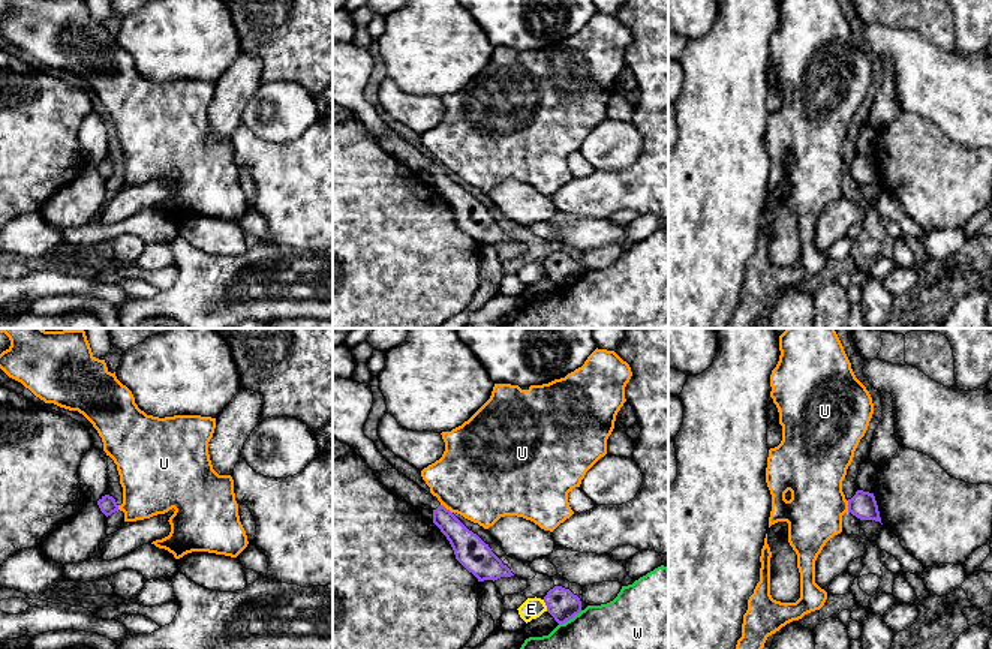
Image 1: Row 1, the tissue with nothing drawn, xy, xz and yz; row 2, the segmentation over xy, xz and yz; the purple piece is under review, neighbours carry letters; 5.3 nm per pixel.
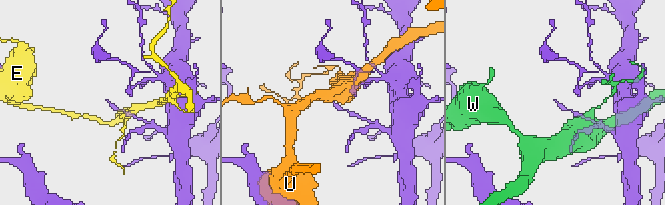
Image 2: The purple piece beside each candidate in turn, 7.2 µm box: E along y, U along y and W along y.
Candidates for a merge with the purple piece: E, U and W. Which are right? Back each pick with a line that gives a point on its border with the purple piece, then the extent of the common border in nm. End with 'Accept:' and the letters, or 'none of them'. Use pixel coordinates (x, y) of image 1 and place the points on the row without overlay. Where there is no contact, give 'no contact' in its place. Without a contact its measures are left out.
Accept: none of them

